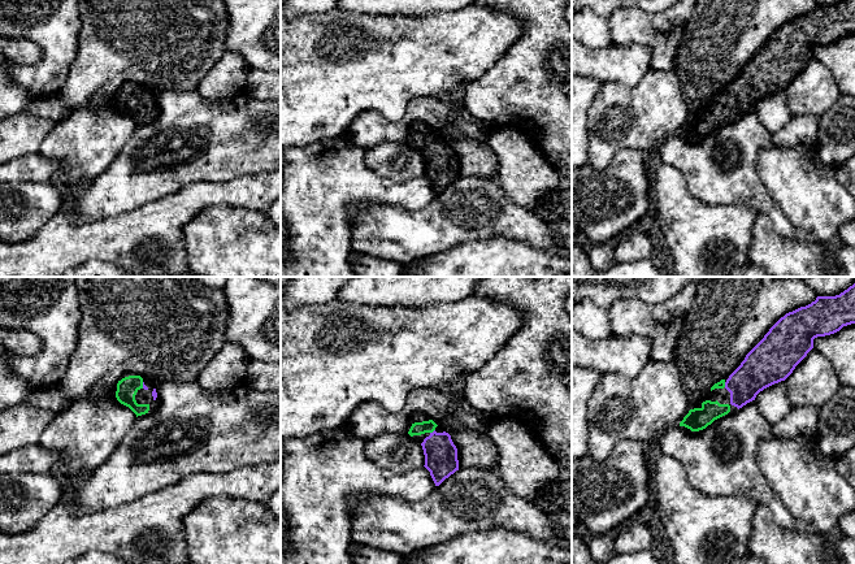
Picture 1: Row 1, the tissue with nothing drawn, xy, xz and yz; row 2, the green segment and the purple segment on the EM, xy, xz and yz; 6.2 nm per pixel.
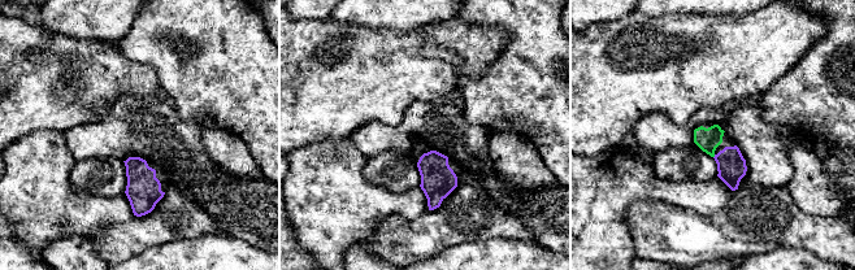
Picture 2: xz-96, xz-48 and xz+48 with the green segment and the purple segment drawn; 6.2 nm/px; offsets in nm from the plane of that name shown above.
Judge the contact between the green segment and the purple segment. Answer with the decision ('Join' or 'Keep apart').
Join

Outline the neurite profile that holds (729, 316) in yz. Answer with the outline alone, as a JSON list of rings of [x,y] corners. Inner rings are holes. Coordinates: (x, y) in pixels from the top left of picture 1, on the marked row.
[[[704,277],[674,348],[674,363],[687,394],[699,396],[725,379],[781,317],[811,304],[816,298],[800,277]]]

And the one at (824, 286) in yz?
[[[804,277],[817,296],[836,296],[855,283],[855,277]]]

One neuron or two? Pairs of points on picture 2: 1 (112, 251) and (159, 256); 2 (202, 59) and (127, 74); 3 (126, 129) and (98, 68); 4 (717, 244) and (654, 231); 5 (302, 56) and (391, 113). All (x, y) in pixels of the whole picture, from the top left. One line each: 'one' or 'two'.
1: two
2: two
3: two
4: one
5: one

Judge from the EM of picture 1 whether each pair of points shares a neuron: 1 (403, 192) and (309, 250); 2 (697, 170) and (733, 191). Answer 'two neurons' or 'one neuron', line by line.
1: one neuron
2: one neuron

